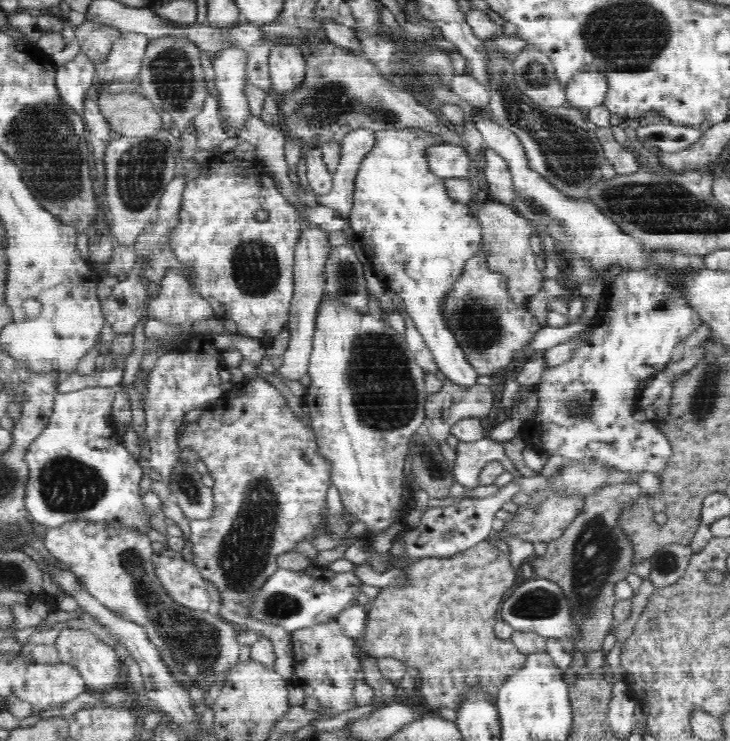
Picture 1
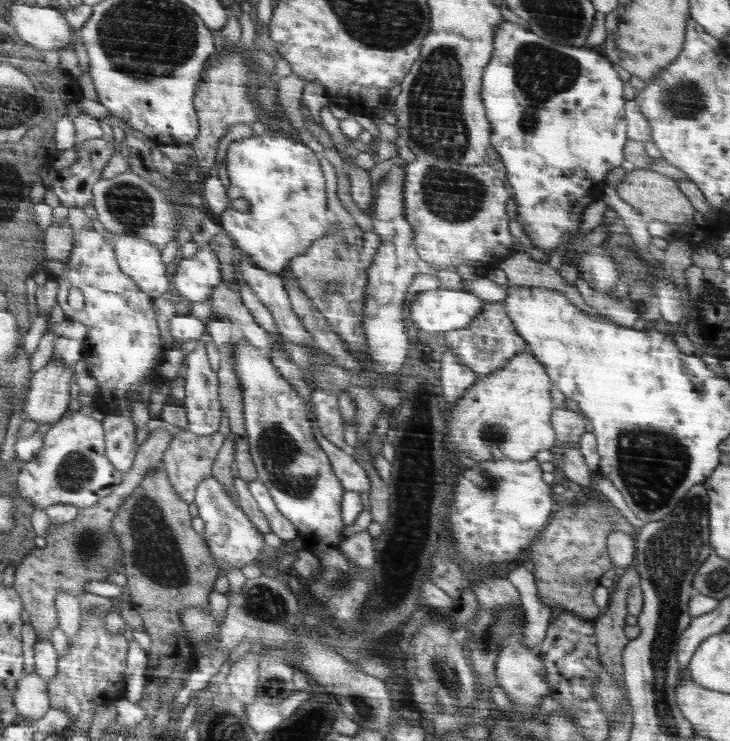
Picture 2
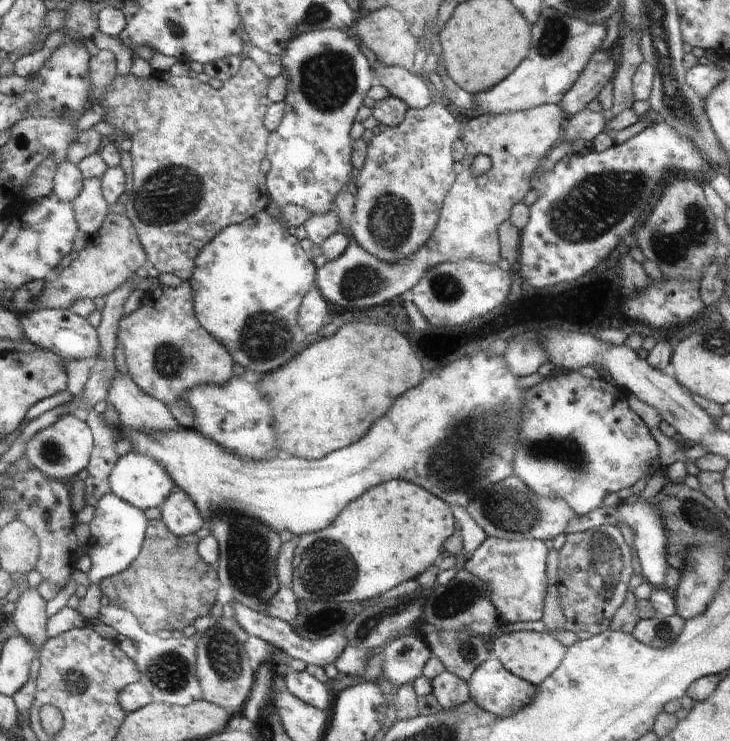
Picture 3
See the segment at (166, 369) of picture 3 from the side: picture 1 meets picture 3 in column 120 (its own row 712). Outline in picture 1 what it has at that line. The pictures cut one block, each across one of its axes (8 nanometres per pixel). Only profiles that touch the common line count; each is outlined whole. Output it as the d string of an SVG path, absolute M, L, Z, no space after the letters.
M337 621L302 628L291 632L292 655L294 656L294 682L302 686L306 695L319 699L321 710L340 714L354 708L352 688L356 674L361 669L360 643L342 634Z

